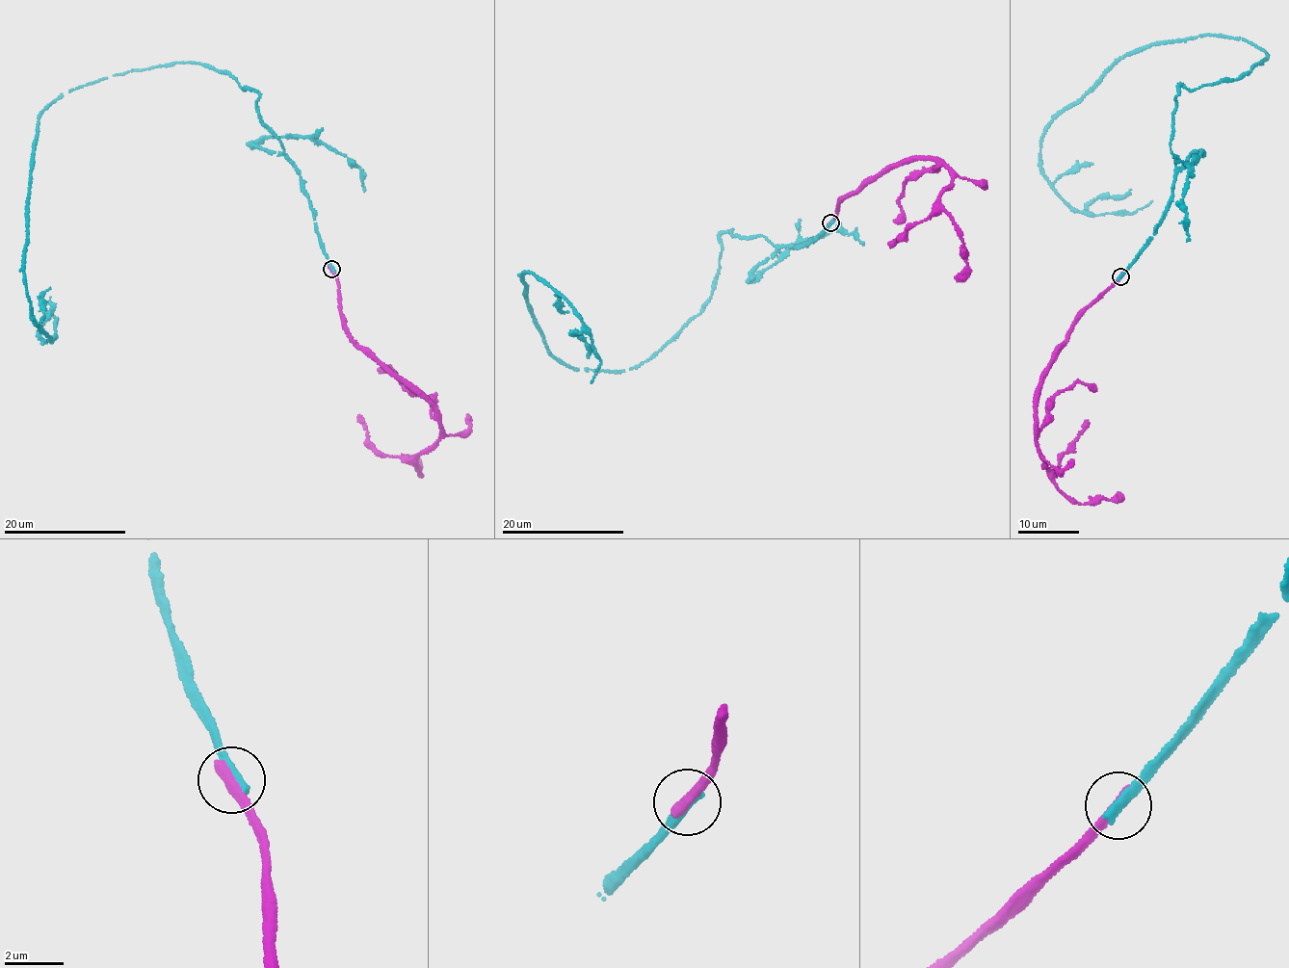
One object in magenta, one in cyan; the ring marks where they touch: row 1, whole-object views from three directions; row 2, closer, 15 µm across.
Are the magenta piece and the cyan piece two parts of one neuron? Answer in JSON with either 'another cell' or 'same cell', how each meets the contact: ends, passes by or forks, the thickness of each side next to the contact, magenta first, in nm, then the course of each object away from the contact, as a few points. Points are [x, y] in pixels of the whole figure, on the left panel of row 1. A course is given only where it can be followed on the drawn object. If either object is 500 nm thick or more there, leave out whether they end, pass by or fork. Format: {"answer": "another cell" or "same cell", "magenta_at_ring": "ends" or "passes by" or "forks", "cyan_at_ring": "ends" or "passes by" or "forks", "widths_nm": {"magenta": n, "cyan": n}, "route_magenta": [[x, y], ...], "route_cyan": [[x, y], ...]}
{"answer": "another cell", "magenta_at_ring": "ends", "cyan_at_ring": "ends", "widths_nm": {"magenta": 460, "cyan": 360}, "route_magenta": [[331, 268], [345, 330], [434, 406], [438, 440], [418, 455], [415, 467], [420, 475], [415, 458], [402, 457]], "route_cyan": [[331, 268], [258, 94], [176, 63], [79, 86], [39, 116], [24, 273], [52, 340], [41, 302]]}

